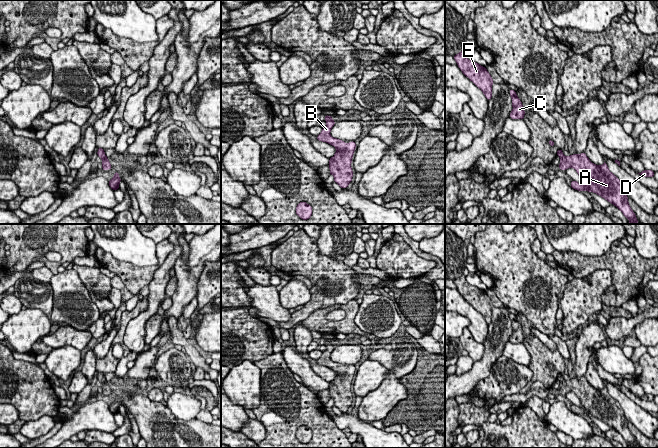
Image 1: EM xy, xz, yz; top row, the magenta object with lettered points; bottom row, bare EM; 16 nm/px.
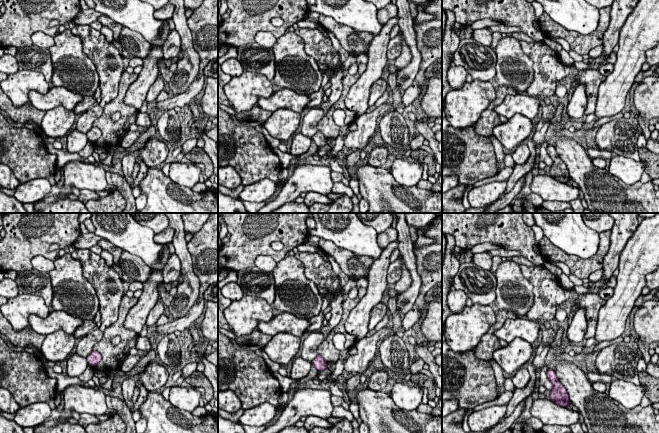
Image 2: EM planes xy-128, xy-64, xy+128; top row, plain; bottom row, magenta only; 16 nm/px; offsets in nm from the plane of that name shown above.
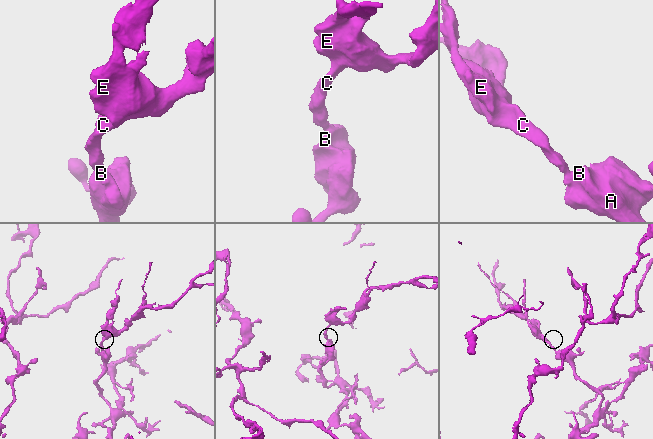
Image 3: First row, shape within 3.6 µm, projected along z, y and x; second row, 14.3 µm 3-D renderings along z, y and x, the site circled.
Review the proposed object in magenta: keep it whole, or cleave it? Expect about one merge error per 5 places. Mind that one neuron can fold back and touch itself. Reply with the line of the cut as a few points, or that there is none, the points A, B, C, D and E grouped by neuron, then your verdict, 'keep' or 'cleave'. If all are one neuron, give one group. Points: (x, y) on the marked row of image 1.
cut none; groups A B C D E; keep

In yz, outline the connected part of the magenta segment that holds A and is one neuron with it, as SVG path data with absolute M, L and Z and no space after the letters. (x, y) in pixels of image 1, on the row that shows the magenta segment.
M558 149L557 156L561 158L559 169L566 170L570 167L574 168L582 179L580 184L572 180L571 187L578 191L594 192L615 205L622 211L623 215L630 221L629 224L638 224L635 213L630 208L628 197L624 192L624 187L618 177L611 173L607 164L593 164L585 152L577 155L576 153L565 157L562 149Z

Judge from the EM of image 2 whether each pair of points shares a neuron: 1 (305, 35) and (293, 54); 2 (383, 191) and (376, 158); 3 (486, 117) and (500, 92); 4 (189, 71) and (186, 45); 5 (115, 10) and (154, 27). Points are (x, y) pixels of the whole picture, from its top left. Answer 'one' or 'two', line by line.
1: two
2: two
3: one
4: one
5: one

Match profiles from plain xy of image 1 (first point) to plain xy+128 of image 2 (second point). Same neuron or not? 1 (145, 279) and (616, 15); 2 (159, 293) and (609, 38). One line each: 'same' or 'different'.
1: different
2: same

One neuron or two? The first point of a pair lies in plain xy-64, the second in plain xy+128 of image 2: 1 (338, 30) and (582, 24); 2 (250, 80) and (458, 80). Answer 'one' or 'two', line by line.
1: two
2: two

